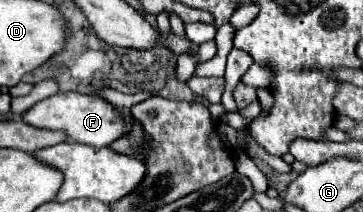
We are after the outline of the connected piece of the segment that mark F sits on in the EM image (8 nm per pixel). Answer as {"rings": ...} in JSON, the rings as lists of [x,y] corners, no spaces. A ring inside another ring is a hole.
{"rings":[[[55,93],[49,99],[43,99],[39,103],[35,103],[31,109],[27,109],[21,115],[21,121],[37,127],[37,129],[49,129],[49,131],[63,131],[67,135],[67,139],[73,139],[77,143],[85,143],[85,145],[93,145],[93,147],[107,147],[111,141],[115,141],[117,137],[121,137],[123,133],[127,133],[127,125],[123,121],[123,117],[119,115],[119,111],[109,105],[107,101],[103,101],[101,97],[95,95],[83,95],[83,93]]]}

